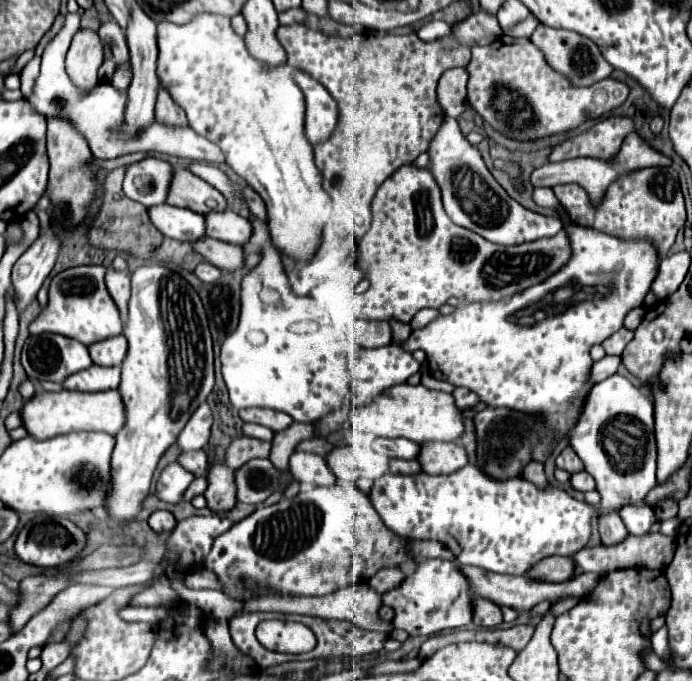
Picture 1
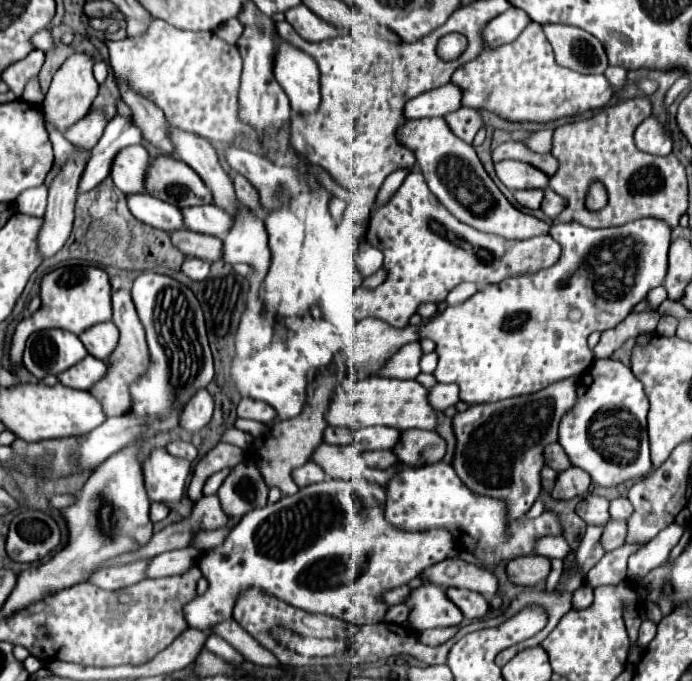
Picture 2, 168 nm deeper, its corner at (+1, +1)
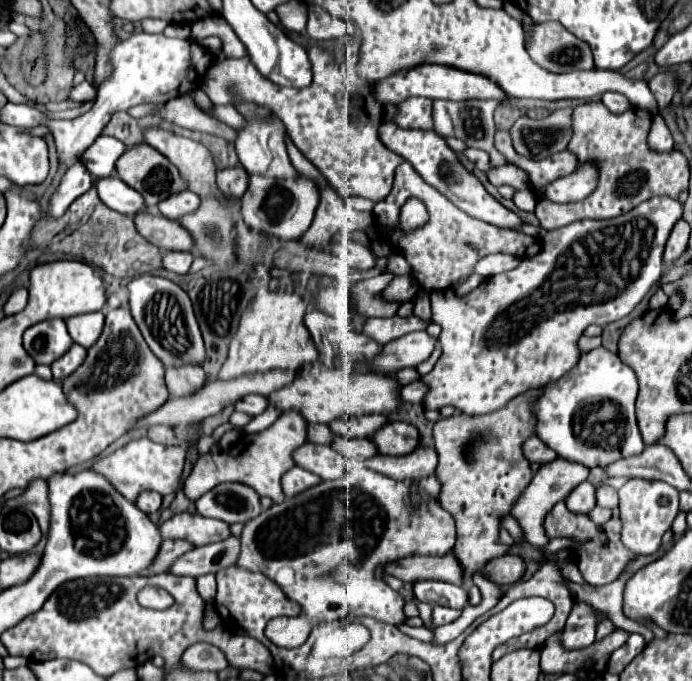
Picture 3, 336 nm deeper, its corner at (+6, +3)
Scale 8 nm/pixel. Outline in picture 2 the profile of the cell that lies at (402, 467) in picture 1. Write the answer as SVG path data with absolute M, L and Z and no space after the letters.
M368 451L362 457L374 469L388 469L388 467L398 463L398 459L396 459L396 455L392 451Z

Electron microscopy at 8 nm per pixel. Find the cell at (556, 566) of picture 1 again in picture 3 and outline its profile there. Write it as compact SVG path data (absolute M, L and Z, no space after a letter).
M501 555L497 559L491 559L483 569L483 575L497 585L517 583L523 577L523 573L525 561L519 555Z

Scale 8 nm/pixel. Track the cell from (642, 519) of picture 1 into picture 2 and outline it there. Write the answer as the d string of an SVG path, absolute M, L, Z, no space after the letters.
M616 497L610 501L610 517L626 521L632 515L632 505L626 497Z

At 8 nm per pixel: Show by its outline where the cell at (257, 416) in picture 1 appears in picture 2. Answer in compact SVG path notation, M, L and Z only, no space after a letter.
M244 397L238 403L238 417L242 419L254 419L260 423L270 423L274 419L276 411L270 409L270 405L262 403L262 401L250 401L248 397Z

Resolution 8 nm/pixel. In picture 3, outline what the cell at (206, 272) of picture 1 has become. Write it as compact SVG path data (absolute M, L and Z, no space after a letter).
M169 251L165 253L163 257L163 267L173 271L173 273L189 273L191 269L191 263L193 263L193 255L191 253L179 253L179 251Z

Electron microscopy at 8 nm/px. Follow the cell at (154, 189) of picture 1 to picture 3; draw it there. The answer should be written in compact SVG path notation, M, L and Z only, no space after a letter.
M101 135L101 139L97 139L97 143L93 143L85 155L81 155L81 159L85 159L85 165L97 179L107 179L117 175L115 163L125 151L127 147L119 139Z

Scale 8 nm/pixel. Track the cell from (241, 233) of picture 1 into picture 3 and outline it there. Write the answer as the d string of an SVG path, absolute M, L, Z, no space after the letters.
M183 191L181 195L173 195L165 201L161 201L157 205L159 213L167 219L173 219L173 221L179 221L183 215L189 215L189 213L195 213L201 205L201 199L193 193L193 191Z

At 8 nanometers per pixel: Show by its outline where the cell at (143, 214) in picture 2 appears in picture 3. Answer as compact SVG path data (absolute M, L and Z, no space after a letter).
M119 177L115 179L97 179L95 187L99 191L99 197L105 205L109 205L113 211L125 213L125 215L139 215L147 213L147 205L141 193L131 189L125 181Z

